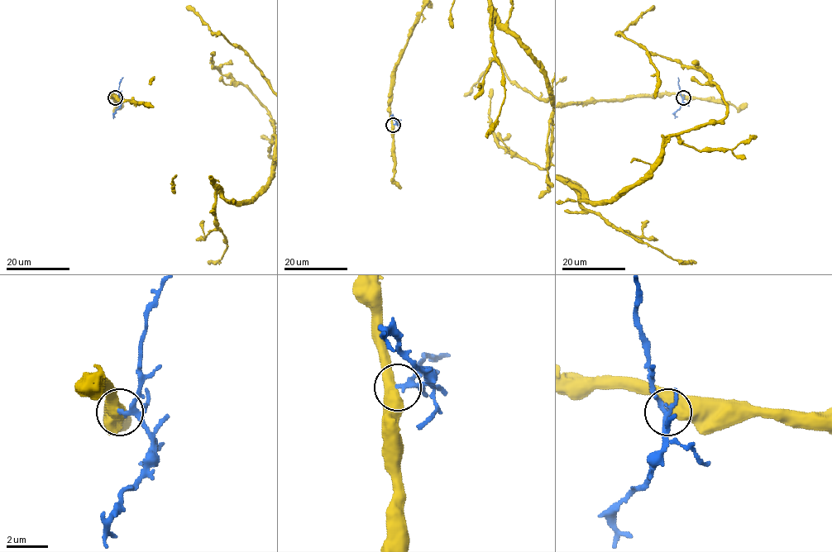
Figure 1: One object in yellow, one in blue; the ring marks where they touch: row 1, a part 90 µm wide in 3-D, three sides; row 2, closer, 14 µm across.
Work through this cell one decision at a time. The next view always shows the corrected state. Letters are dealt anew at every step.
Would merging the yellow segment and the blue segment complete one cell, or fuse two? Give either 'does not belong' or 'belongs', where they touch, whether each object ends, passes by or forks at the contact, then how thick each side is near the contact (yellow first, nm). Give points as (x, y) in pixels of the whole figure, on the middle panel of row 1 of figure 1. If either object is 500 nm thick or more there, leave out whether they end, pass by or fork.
does not belong; at (393, 125); 500 nm thick on the yellow side, 150 nm on the other

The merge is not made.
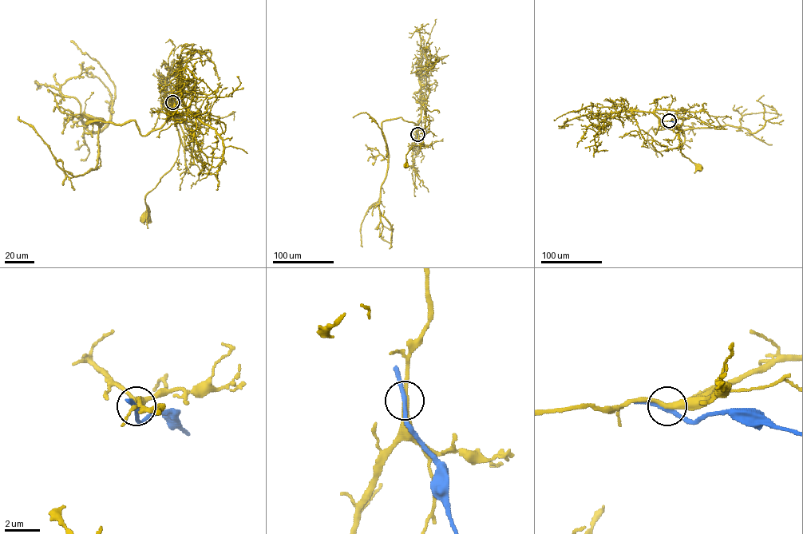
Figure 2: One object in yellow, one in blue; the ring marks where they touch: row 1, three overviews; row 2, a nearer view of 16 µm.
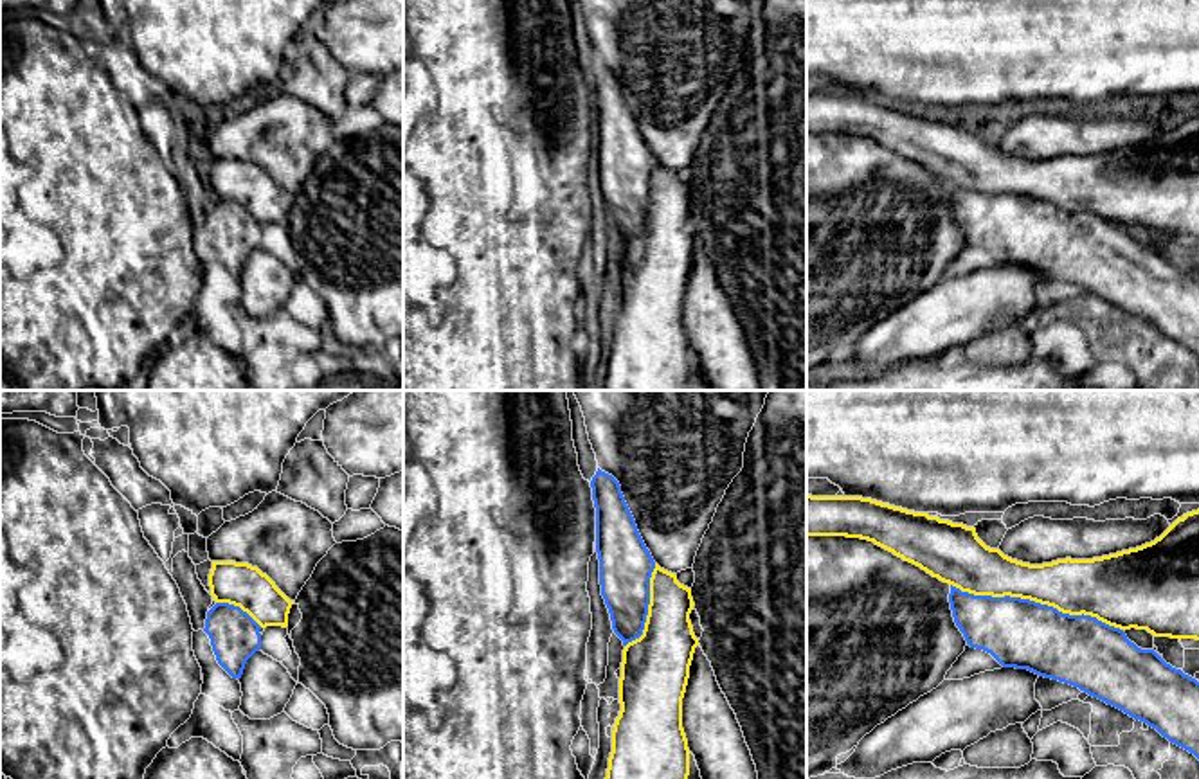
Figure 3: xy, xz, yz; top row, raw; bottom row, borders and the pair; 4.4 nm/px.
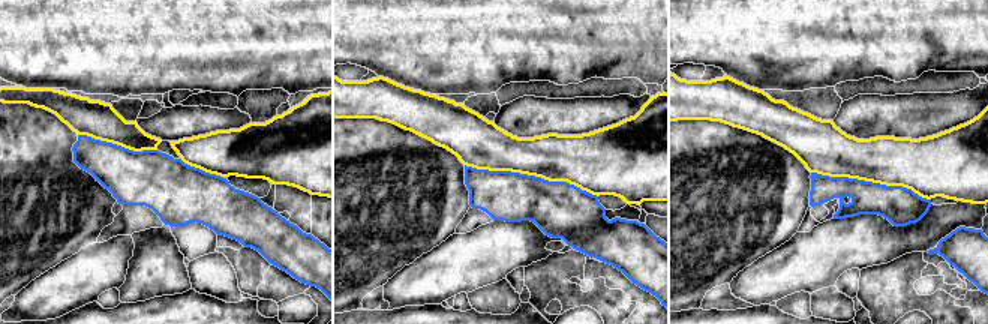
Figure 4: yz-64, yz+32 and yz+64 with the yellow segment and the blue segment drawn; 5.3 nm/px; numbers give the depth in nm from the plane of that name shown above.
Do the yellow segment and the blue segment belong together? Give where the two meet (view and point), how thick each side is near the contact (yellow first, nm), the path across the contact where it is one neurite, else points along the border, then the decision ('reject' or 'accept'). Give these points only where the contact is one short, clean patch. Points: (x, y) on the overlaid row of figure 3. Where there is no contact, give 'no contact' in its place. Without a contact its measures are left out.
yz (1037, 601) | 260/320 nm | reject

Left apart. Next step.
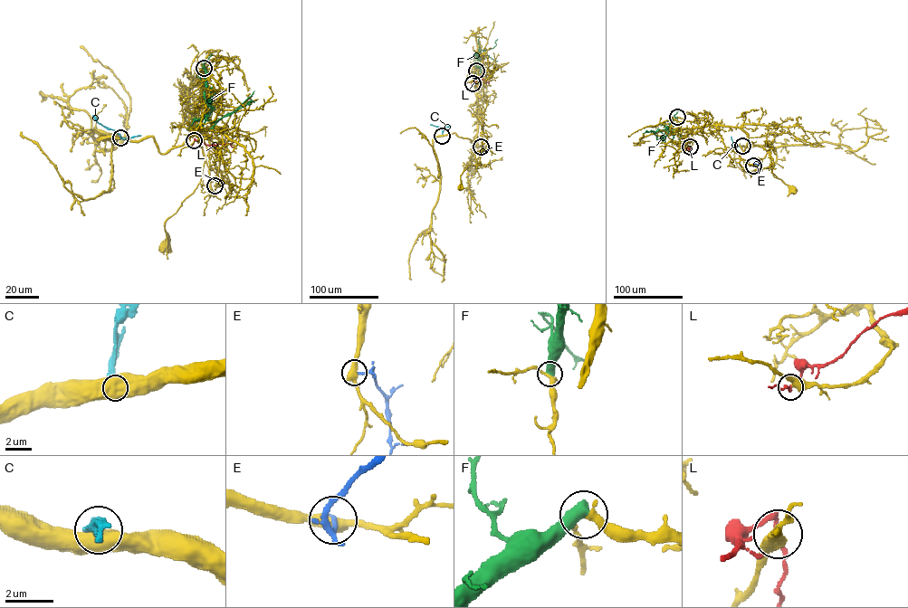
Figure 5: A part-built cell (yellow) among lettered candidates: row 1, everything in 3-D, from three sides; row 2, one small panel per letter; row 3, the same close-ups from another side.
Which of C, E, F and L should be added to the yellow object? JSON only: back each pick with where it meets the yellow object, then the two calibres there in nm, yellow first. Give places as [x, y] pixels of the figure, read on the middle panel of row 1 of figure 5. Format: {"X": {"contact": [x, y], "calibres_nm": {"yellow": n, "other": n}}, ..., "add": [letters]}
{"add": []}

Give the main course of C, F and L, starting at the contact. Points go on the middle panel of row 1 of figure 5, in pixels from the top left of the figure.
C: (442, 136), (442, 128), (430, 124)
F: (476, 71), (477, 53), (492, 48), (497, 39)
L: (473, 83), (479, 79), (489, 81)

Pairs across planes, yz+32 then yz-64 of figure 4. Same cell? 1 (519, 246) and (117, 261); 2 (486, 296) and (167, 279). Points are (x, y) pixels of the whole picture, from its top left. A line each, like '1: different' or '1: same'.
1: same
2: same

